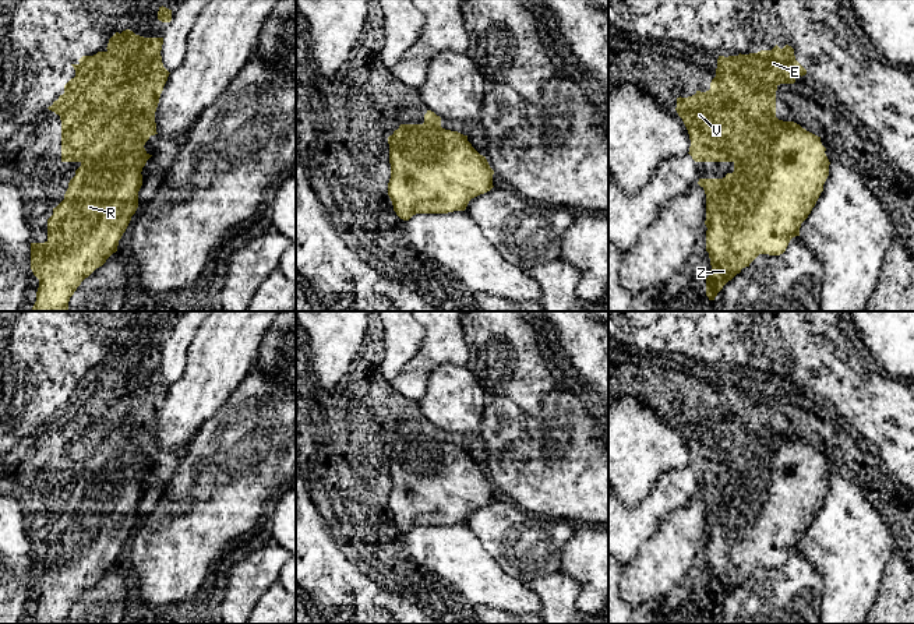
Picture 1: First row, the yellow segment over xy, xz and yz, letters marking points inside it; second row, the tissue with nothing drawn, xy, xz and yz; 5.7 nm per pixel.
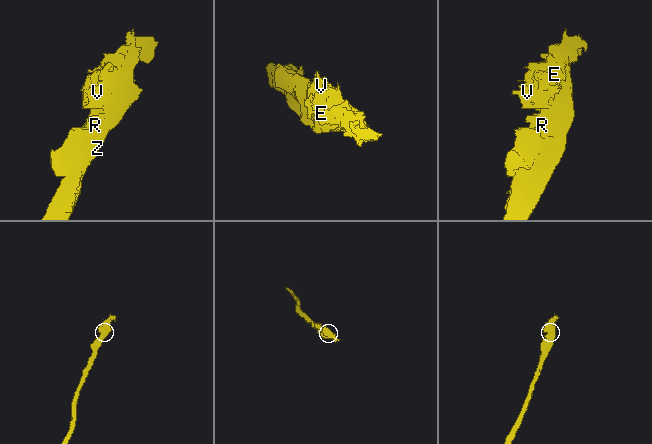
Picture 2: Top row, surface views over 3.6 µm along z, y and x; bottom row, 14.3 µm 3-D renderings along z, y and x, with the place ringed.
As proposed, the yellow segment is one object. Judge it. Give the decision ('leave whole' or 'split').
leave whole

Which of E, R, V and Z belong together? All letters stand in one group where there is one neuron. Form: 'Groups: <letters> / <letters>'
Groups: E R V Z

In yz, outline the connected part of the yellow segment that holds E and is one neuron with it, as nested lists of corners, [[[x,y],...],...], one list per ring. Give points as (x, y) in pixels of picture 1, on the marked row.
[[[776,45],[758,53],[719,56],[710,89],[677,98],[675,110],[688,130],[692,159],[734,163],[734,172],[723,179],[698,181],[706,194],[706,251],[712,265],[706,278],[709,300],[714,300],[723,286],[759,254],[783,254],[790,240],[800,236],[801,223],[823,191],[830,162],[821,137],[776,117],[777,87],[794,84],[797,75],[805,74],[794,49]]]

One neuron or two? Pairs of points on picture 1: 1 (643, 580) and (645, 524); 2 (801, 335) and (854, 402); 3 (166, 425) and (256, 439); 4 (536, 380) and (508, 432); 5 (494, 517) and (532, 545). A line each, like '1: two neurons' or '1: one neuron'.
1: two neurons
2: one neuron
3: two neurons
4: two neurons
5: one neuron

